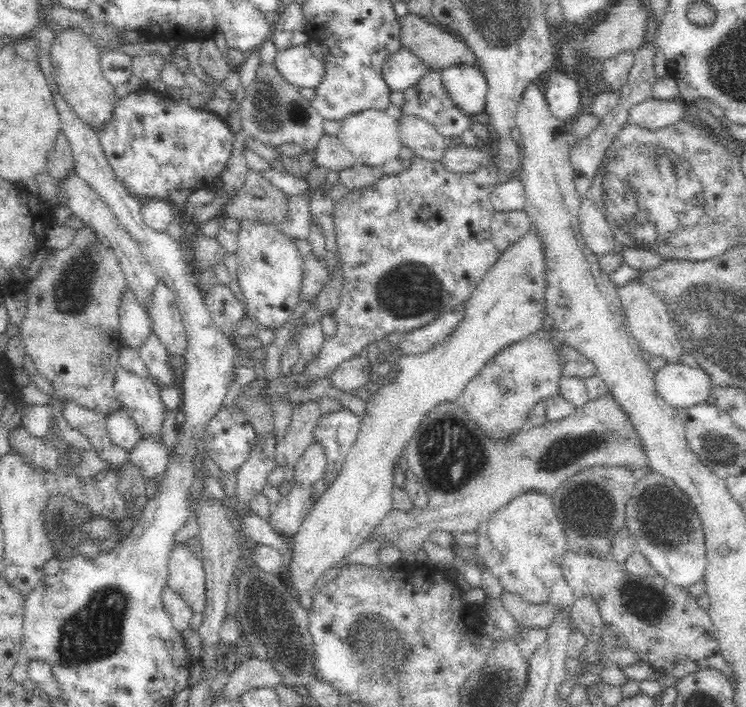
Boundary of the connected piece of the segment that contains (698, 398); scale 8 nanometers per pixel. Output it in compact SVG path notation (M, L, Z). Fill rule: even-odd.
M669 363L656 372L656 389L662 399L677 409L704 403L714 388L708 370Z

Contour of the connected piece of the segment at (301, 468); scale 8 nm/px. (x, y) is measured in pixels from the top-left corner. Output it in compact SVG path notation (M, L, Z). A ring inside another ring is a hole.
M314 439L295 465L295 480L316 482L322 478L328 466L328 455L320 440Z

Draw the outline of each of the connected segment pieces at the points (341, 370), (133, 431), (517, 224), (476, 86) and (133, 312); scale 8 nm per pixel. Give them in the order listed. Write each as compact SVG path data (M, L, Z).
M356 356L333 369L327 377L328 384L340 392L352 394L369 383L369 360Z
M120 408L107 415L105 421L112 444L123 448L124 451L132 451L141 438L130 415Z
M524 210L495 211L490 230L495 247L502 251L528 229L528 215Z
M451 66L440 71L444 93L464 115L475 116L483 112L487 92L485 74L478 69Z
M132 293L125 294L120 308L120 334L124 348L139 351L151 336L151 322L139 310Z

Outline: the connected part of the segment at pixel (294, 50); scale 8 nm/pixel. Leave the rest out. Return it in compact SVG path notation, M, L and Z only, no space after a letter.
M290 44L279 49L274 63L282 76L300 89L315 89L326 71L323 61L312 54L307 44Z

